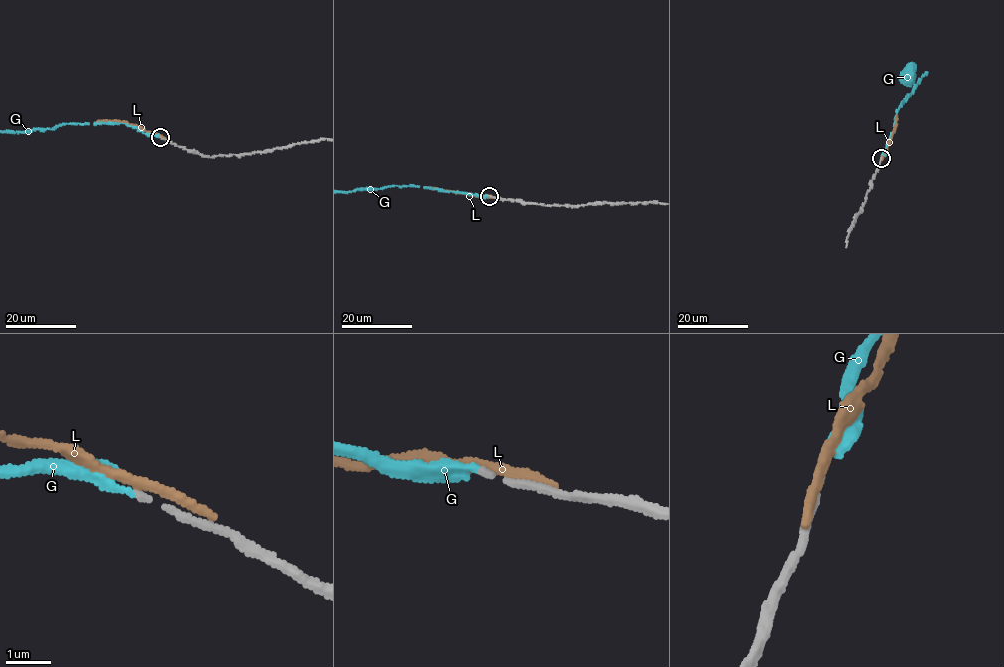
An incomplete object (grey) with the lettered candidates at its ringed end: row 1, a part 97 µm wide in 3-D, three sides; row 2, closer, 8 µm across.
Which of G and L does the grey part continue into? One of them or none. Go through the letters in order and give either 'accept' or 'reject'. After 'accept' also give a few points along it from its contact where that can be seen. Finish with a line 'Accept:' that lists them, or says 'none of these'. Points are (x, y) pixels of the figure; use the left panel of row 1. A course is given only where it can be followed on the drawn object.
G: accept
L: reject
Accept: G

